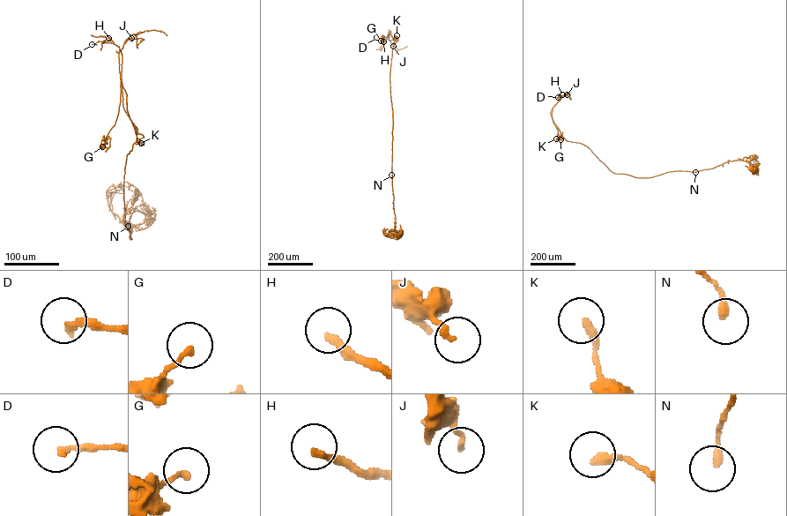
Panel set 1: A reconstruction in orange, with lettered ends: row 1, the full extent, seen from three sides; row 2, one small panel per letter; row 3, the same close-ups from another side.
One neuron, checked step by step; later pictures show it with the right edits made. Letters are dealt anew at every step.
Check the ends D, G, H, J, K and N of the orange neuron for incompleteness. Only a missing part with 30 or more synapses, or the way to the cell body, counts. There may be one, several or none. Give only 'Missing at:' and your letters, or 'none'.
Missing at: H

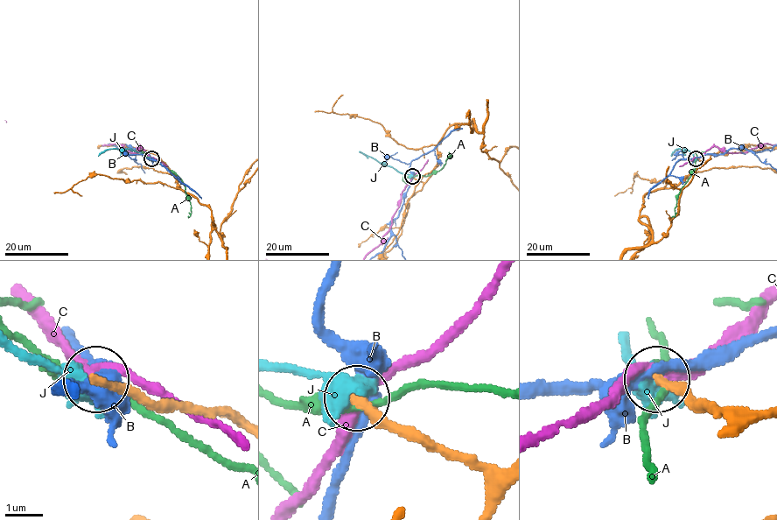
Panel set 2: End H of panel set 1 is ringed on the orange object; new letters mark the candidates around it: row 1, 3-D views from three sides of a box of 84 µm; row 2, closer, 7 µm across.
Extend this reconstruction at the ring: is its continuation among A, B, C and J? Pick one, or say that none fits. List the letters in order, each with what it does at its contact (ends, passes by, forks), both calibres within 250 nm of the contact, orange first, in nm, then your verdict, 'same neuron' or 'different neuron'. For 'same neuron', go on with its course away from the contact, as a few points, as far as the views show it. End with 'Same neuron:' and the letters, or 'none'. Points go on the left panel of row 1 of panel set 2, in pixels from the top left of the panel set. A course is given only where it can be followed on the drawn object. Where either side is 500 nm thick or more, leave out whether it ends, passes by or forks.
A: it passes by; 300 nm thick on the orange side, 150 nm on the other; different neuron
B: it passes by; 280 nm thick on the orange side, 360 nm on the other; different neuron
C: it passes by; 260 nm thick on the orange side, 320 nm on the other; different neuron
J: 240 nm thick on the orange side, 800 nm on the other; same neuron; it runs (150, 158), (131, 149), (106, 150), (98, 156)
Same neuron: J

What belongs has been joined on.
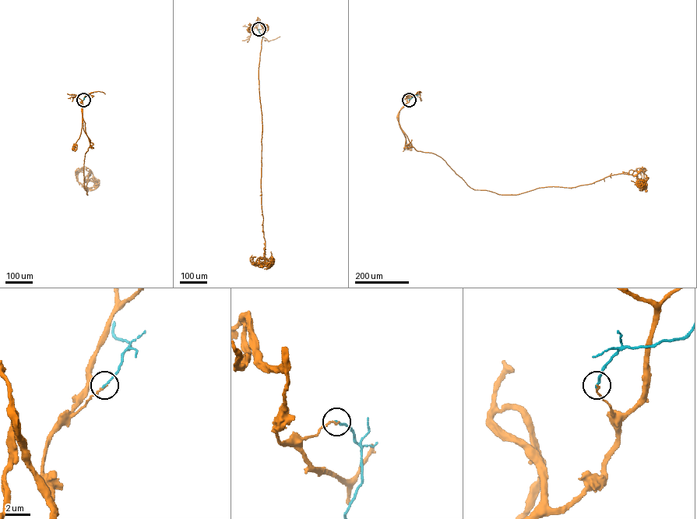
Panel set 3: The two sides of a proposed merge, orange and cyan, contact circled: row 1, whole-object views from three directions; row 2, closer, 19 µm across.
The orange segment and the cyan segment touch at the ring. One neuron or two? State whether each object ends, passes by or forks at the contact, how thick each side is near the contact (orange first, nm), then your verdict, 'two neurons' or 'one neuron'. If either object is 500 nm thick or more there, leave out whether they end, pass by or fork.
orange ends | cyan ends | 130/190 nm | two neurons

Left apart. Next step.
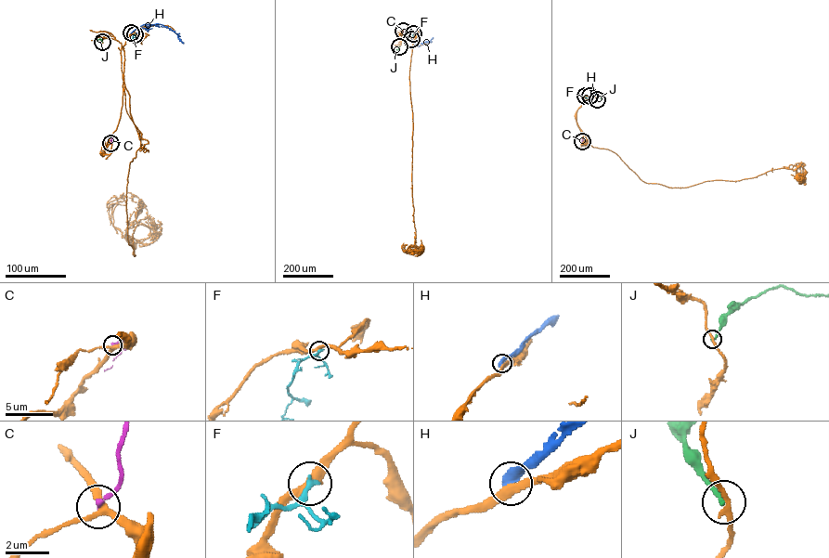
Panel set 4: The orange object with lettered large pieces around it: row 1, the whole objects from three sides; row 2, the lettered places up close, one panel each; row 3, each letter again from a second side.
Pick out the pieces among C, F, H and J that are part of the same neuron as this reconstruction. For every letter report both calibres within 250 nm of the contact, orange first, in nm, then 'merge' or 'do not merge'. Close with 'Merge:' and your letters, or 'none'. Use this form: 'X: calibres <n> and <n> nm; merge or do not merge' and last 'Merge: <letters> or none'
C: calibres 280 and 180 nm; do not merge
F: calibres 320 and 260 nm; do not merge
H: calibres 280 and 440 nm; do not merge
J: calibres 220 and 200 nm; do not merge
Merge: none

